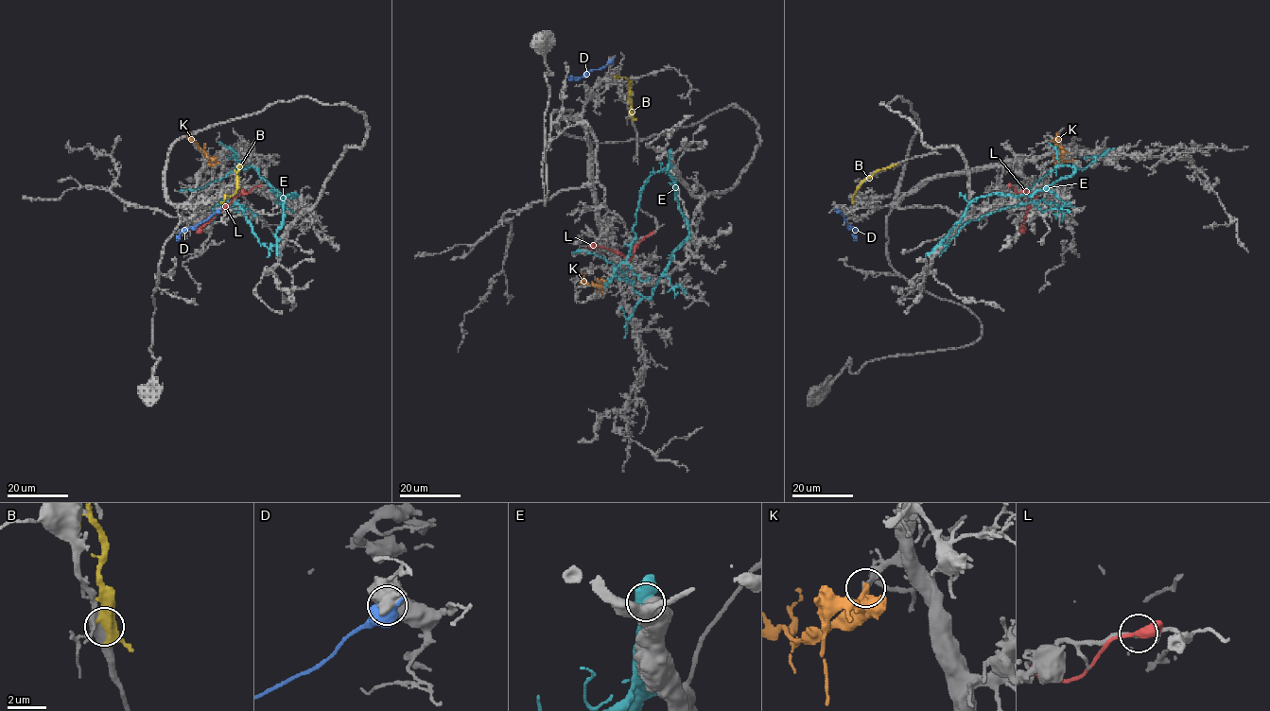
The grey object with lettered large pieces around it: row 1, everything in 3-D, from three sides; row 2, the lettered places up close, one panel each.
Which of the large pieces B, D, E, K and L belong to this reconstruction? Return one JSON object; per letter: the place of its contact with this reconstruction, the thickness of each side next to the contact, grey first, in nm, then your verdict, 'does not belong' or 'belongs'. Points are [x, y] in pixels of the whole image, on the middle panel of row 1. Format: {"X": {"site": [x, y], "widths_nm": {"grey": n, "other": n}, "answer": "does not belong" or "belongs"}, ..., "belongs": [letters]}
{"B": {"site": [632, 116], "widths_nm": {"grey": 400, "other": 480}, "answer": "does not belong"}, "D": {"site": [611, 60], "widths_nm": {"grey": 700, "other": 500}, "answer": "does not belong"}, "E": {"site": [670, 153], "widths_nm": {"grey": 700, "other": 550}, "answer": "does not belong"}, "K": {"site": [608, 278], "widths_nm": {"grey": 240, "other": 420}, "answer": "belongs"}, "L": {"site": [650, 234], "widths_nm": {"grey": 220, "other": 360}, "answer": "does not belong"}, "belongs": ["K"]}

